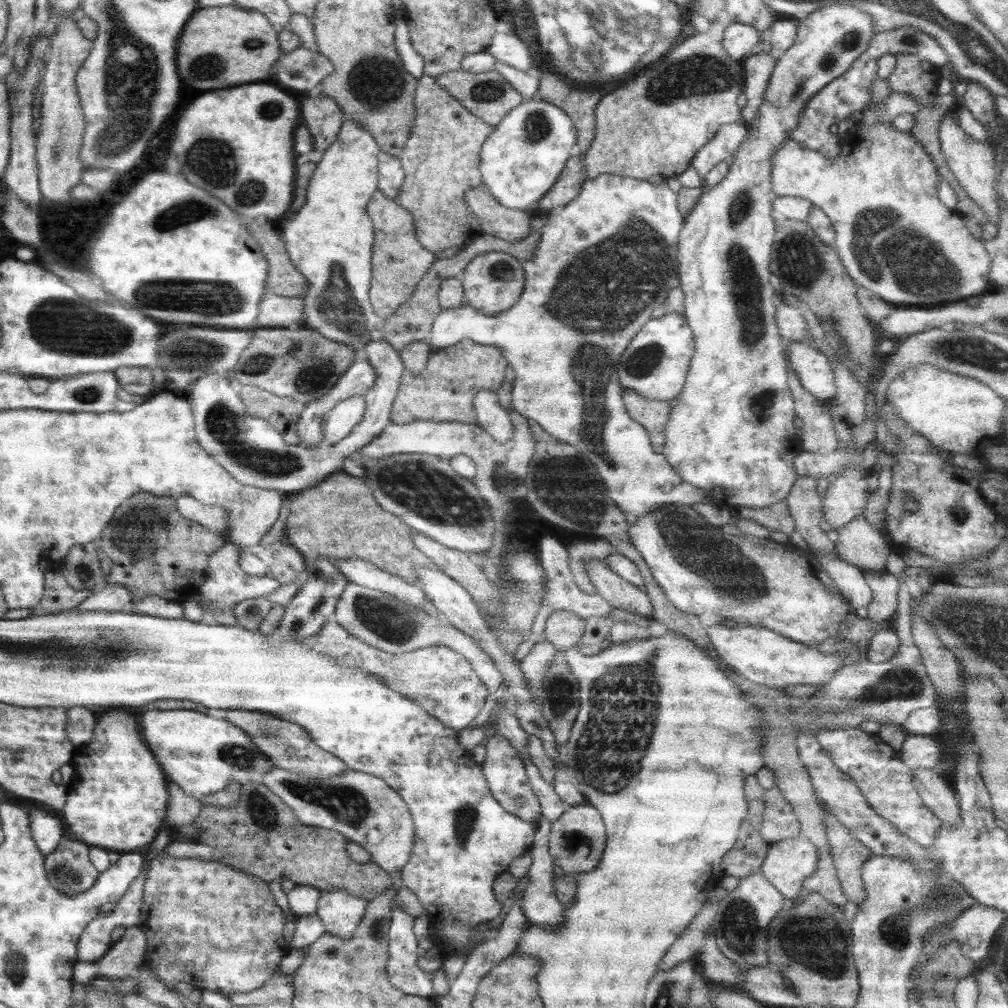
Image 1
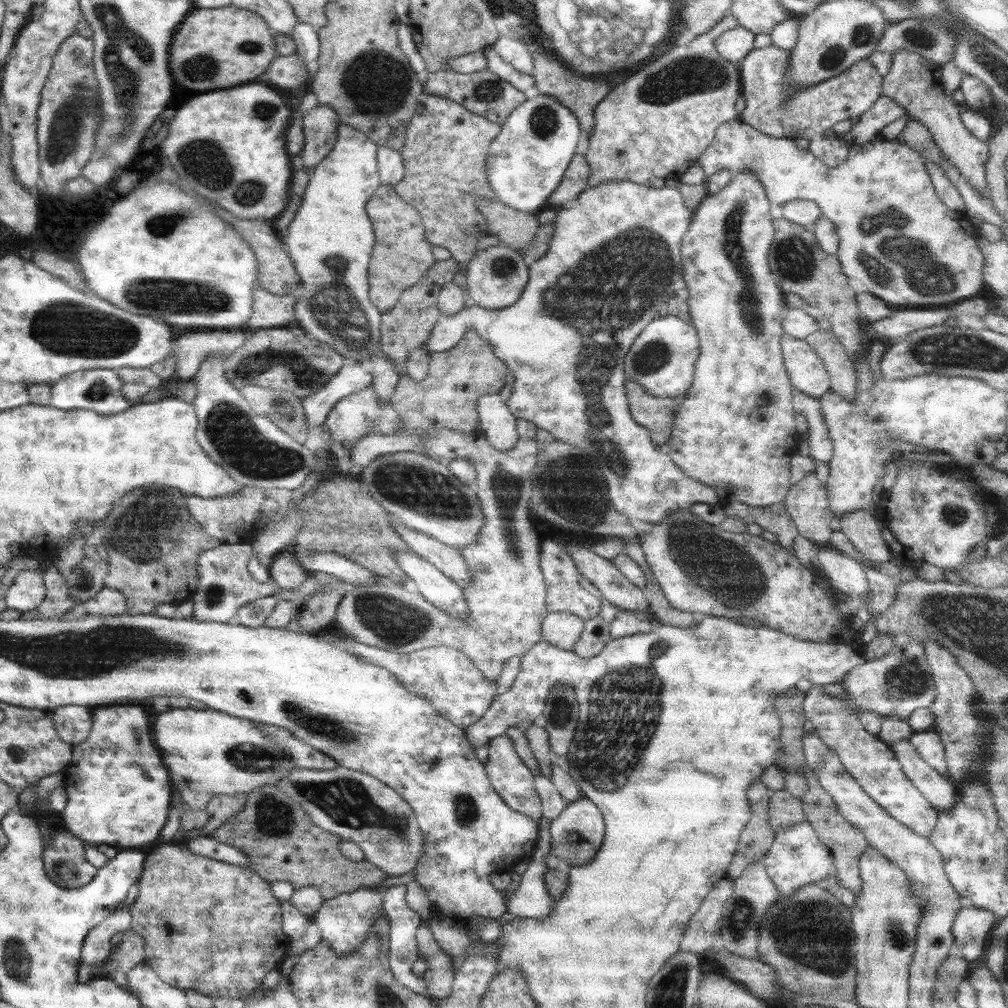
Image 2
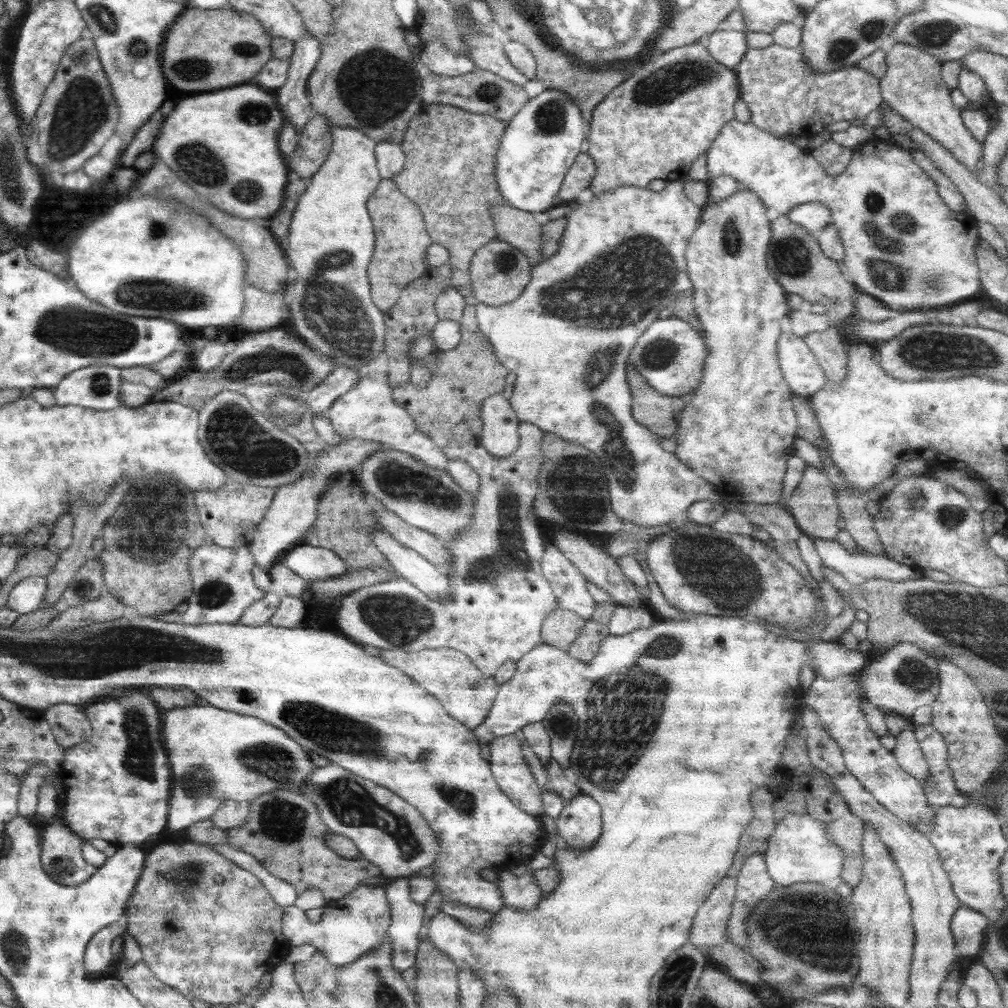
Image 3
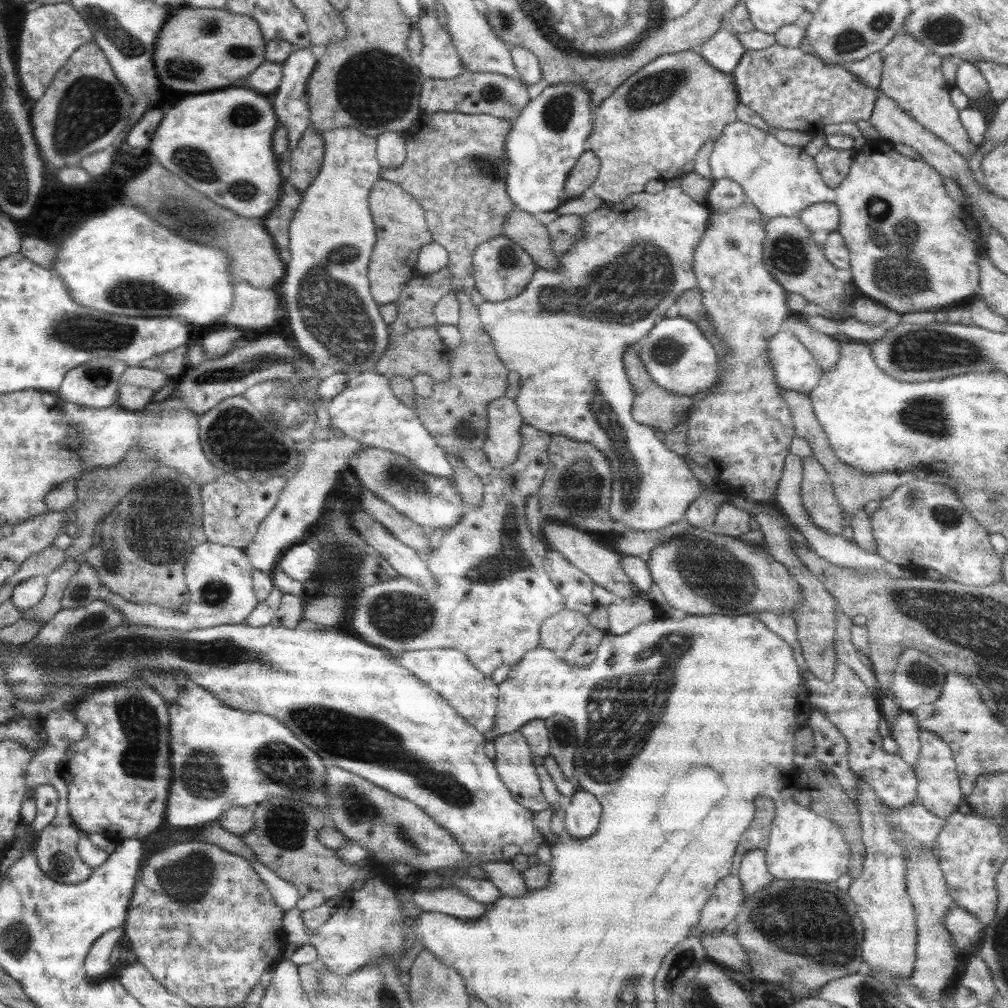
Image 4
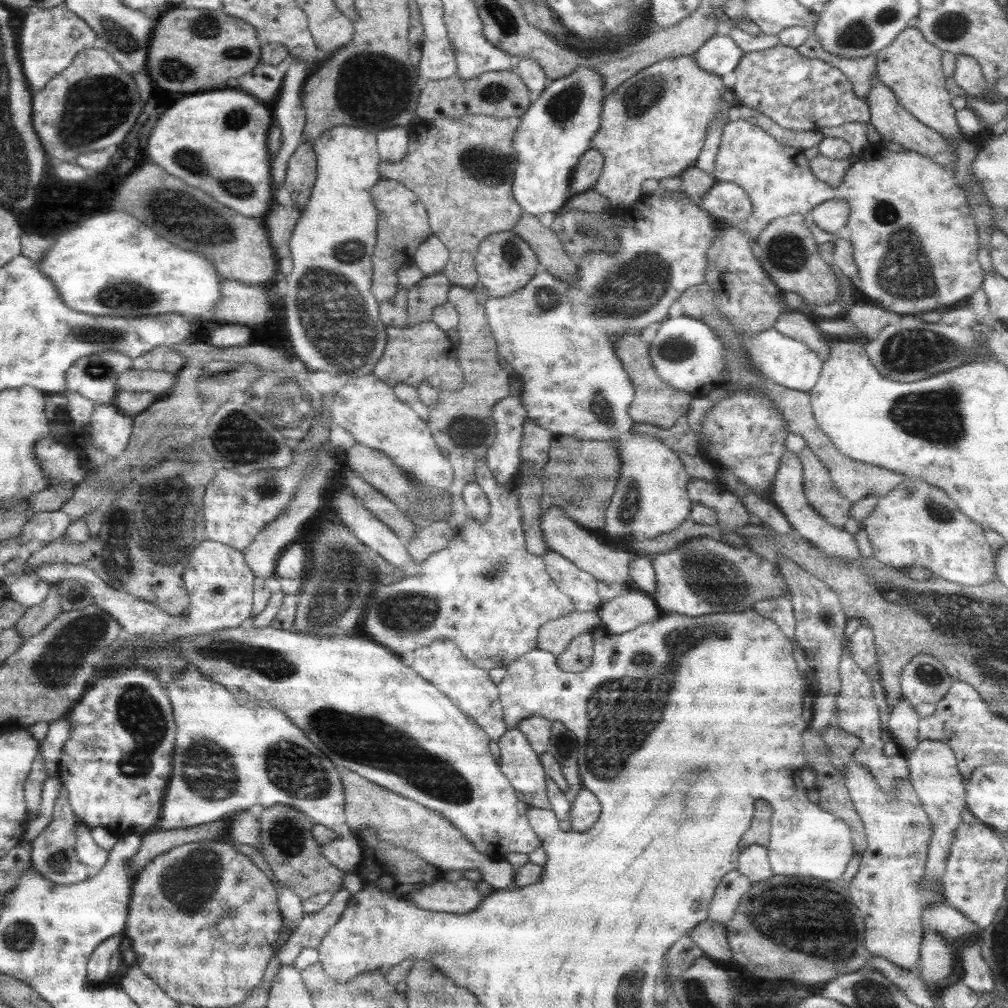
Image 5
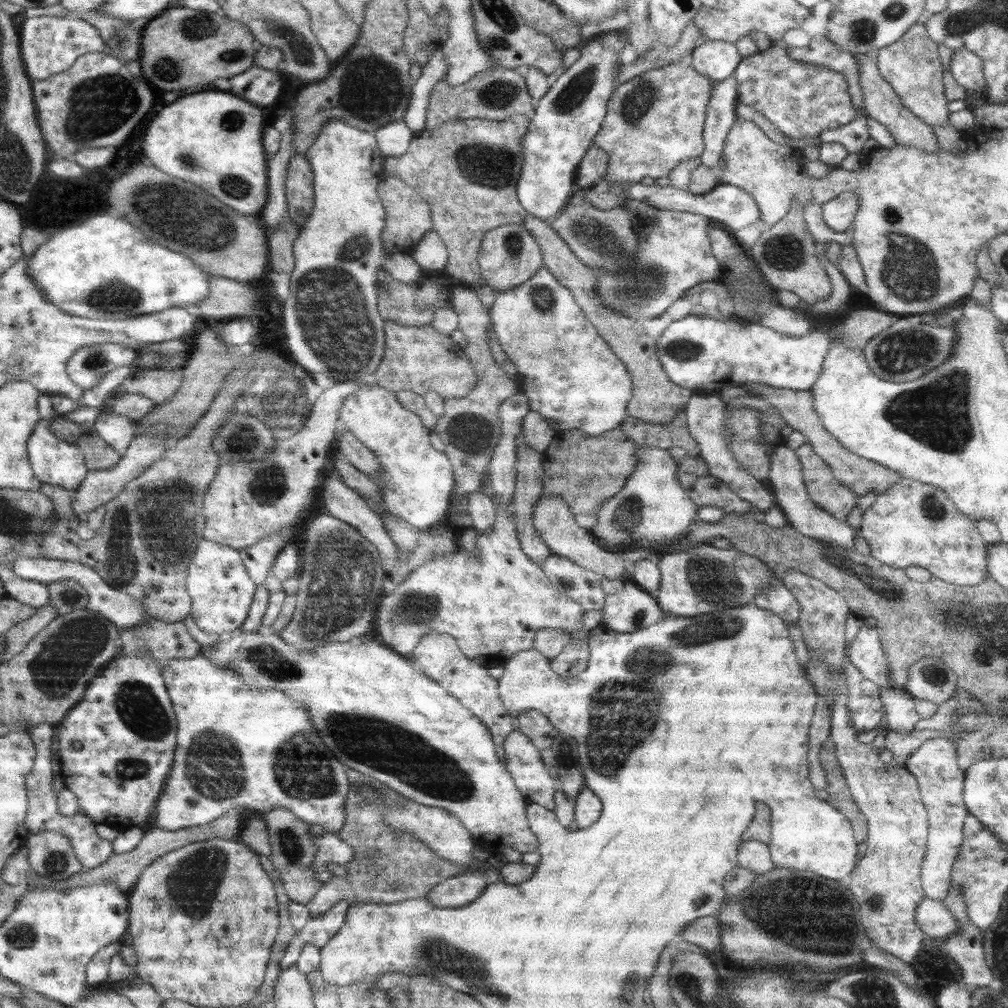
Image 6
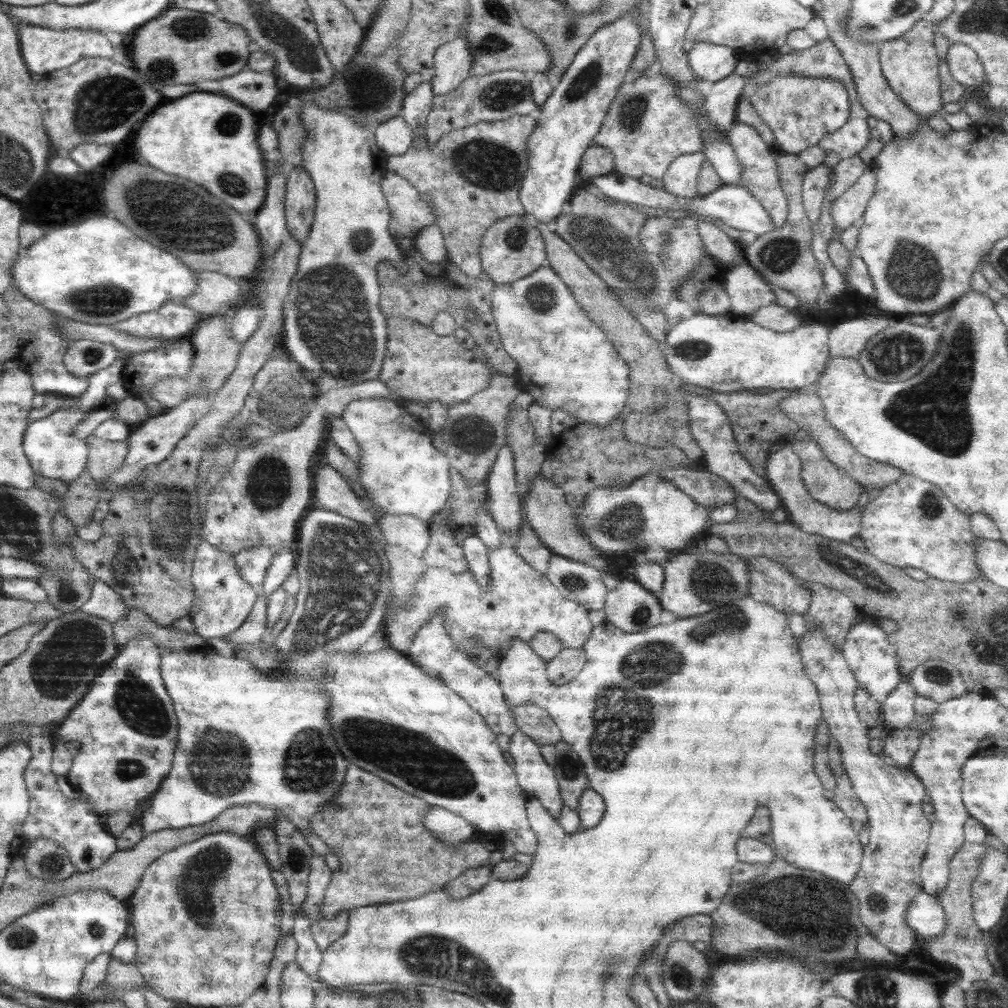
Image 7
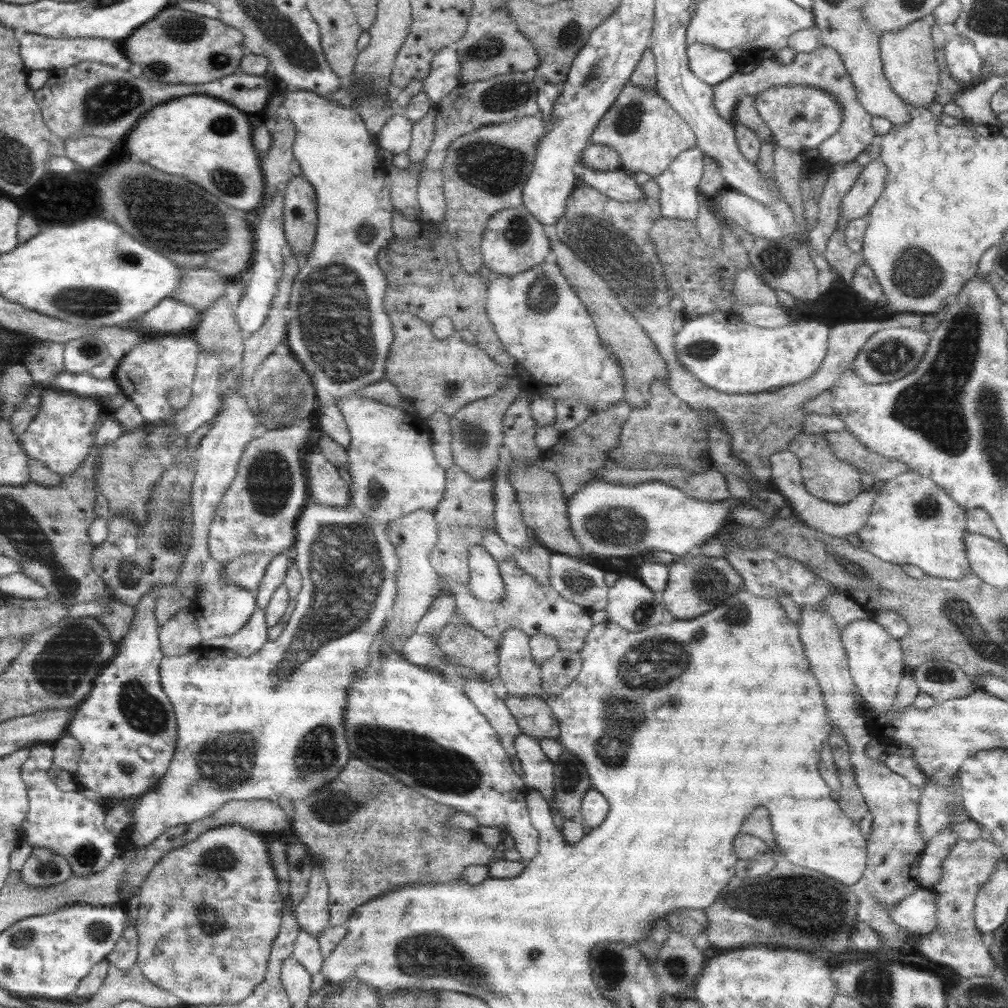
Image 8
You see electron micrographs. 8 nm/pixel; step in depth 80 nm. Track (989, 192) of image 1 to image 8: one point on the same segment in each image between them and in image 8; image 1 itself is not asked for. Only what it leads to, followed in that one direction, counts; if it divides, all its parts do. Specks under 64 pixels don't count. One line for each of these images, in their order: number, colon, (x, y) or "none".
2: (913, 82)
3: (912, 85)
4: (911, 74)
5: (911, 67)
6: (912, 65)
7: (910, 63)
8: (907, 54)

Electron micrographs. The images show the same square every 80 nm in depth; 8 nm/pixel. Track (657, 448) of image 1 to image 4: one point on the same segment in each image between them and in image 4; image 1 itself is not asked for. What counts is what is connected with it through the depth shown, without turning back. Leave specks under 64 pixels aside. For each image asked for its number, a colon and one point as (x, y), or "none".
2: (656, 413)
3: (661, 413)
4: (654, 406)

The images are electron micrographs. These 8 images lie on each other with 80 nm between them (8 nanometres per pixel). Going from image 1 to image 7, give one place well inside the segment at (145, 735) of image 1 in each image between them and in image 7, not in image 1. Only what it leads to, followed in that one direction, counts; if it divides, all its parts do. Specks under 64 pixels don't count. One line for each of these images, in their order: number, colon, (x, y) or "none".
2: (207, 753)
3: (214, 755)
4: (220, 757)
5: (230, 755)
6: (276, 759)
7: (243, 738)

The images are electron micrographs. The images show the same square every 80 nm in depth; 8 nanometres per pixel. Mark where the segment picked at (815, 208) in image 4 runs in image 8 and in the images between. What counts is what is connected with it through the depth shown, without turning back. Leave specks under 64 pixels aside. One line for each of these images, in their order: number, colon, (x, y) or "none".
5: (831, 215)
6: (838, 214)
7: (847, 210)
8: (859, 200)

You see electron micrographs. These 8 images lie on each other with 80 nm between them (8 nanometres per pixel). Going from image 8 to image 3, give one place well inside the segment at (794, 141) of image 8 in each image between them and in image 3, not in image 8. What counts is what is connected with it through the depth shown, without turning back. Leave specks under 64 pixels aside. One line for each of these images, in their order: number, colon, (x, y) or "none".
3: (784, 95)
4: (792, 90)
5: (798, 93)
6: (802, 100)
7: (800, 110)

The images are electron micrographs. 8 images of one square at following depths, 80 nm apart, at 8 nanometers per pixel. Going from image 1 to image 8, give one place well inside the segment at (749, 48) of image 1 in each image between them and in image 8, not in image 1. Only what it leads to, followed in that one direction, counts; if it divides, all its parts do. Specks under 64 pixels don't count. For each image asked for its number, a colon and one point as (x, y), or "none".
2: (733, 45)
3: (728, 47)
4: (723, 51)
5: (720, 54)
6: (717, 59)
7: (709, 62)
8: (712, 65)

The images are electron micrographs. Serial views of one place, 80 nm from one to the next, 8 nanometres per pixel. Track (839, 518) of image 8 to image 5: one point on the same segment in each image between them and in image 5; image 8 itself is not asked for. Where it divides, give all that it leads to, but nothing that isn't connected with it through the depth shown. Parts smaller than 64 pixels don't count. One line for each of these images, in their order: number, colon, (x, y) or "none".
5: (787, 494)
6: (785, 474)
7: (784, 468)

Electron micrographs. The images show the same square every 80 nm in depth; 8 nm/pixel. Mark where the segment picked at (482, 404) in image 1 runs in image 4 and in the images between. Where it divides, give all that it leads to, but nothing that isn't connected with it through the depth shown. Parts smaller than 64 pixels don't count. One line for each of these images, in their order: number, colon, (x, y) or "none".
2: (499, 426)
3: (500, 437)
4: (504, 441)

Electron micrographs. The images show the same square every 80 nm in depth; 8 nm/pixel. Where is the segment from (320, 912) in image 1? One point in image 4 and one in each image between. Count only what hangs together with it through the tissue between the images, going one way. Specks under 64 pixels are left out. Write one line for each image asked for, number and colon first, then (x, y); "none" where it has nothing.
2: (344, 921)
3: (354, 924)
4: (368, 924)

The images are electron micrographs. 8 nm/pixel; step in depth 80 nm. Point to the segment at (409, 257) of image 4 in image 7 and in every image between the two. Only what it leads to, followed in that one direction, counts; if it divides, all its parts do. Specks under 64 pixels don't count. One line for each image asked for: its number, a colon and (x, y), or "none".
5: (403, 224)
6: (408, 216)
7: (409, 213)

